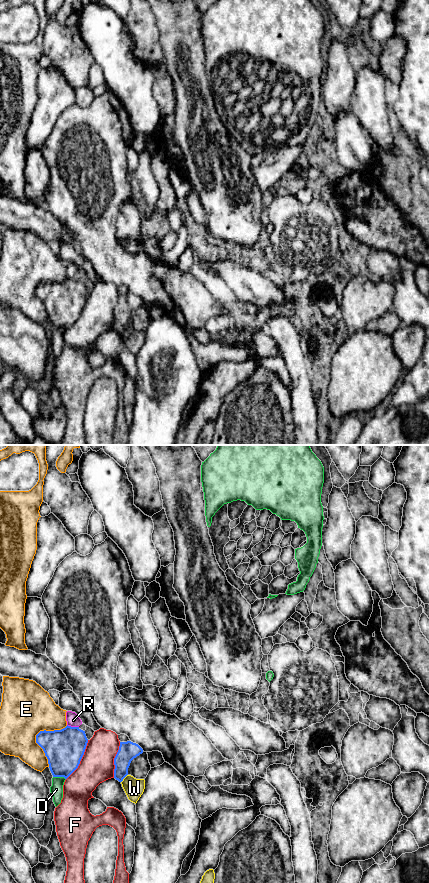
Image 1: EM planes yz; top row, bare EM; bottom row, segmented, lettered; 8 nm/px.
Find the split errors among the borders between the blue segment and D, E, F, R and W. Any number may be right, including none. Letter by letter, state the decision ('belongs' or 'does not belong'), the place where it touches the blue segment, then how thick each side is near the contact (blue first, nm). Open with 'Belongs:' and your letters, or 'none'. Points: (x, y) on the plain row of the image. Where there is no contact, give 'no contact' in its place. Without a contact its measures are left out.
Belongs: none
D: does not belong; contact yz (59, 328); calibres 320 and 100 nm
E: does not belong; contact yz (36, 287); calibres 320 and 420 nm
F: does not belong; contact yz (80, 312); calibres 320 and 280 nm
R: does not belong; contact yz (73, 279); calibres 320 and 100 nm
W: does not belong; contact yz (124, 329); calibres 150 and 160 nm

